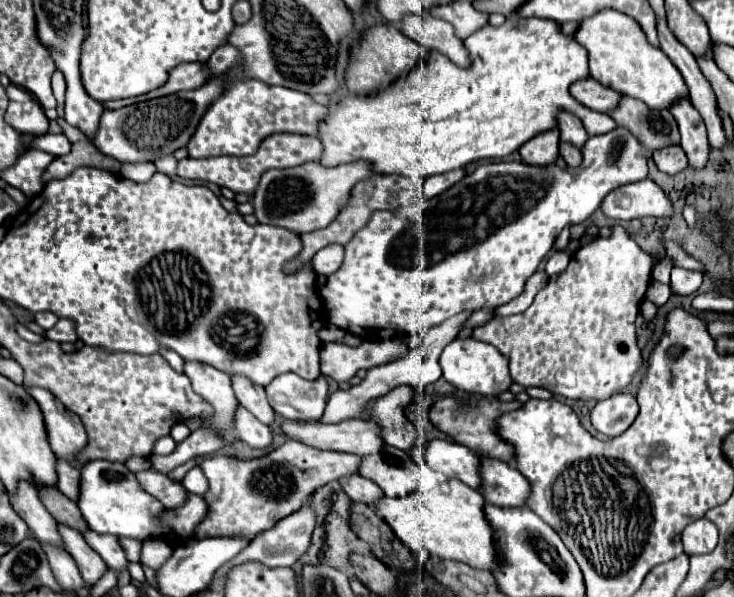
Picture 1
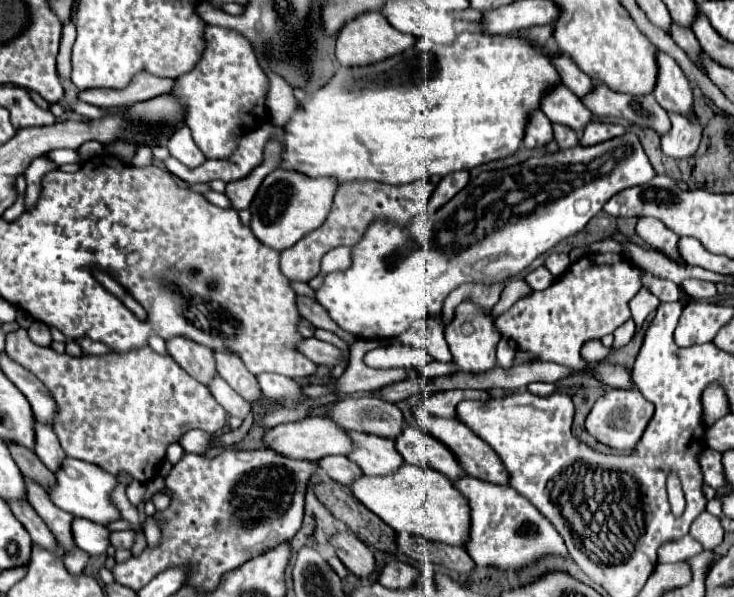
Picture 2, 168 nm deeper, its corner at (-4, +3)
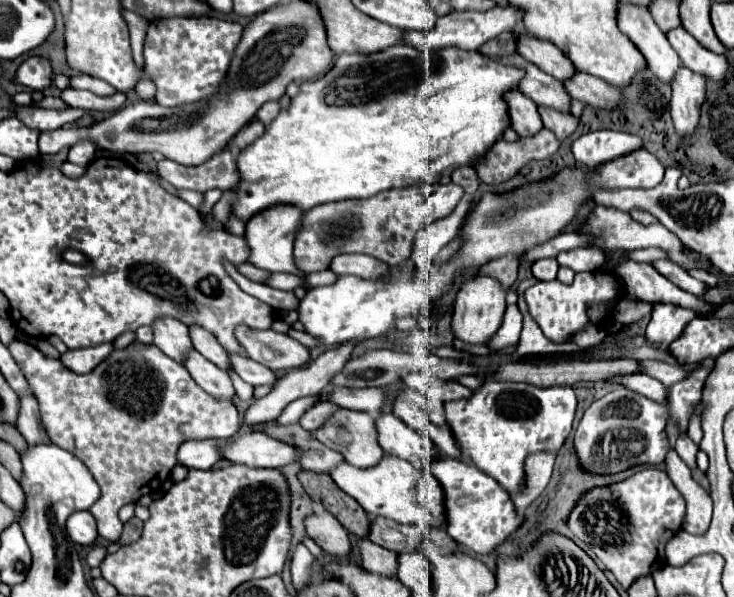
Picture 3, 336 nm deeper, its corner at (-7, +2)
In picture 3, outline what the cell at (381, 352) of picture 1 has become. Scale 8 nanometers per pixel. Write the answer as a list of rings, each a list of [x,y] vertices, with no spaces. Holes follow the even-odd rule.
[[[240,325],[236,327],[236,341],[244,347],[250,359],[270,367],[272,371],[302,367],[310,361],[310,353],[304,345],[272,329],[256,331]]]

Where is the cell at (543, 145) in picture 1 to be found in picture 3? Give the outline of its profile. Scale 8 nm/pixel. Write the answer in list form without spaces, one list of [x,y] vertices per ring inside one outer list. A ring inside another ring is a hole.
[[[510,91],[504,95],[504,101],[508,105],[508,117],[510,117],[510,127],[520,135],[520,137],[530,137],[536,135],[544,125],[538,115],[536,103],[522,95],[520,91]]]

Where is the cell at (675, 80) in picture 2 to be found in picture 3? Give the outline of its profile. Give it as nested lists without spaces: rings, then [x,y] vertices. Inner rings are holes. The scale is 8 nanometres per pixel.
[[[618,3],[616,21],[624,35],[640,49],[648,69],[664,83],[674,79],[678,67],[682,67],[680,57],[668,43],[666,35],[656,27],[648,7],[632,7],[628,3]]]

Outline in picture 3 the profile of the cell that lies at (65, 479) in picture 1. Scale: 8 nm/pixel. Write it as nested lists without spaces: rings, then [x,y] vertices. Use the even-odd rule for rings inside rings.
[[[18,395],[16,429],[22,433],[22,437],[28,441],[28,445],[50,443],[50,439],[40,423],[40,417],[38,417],[38,403],[32,395]]]

